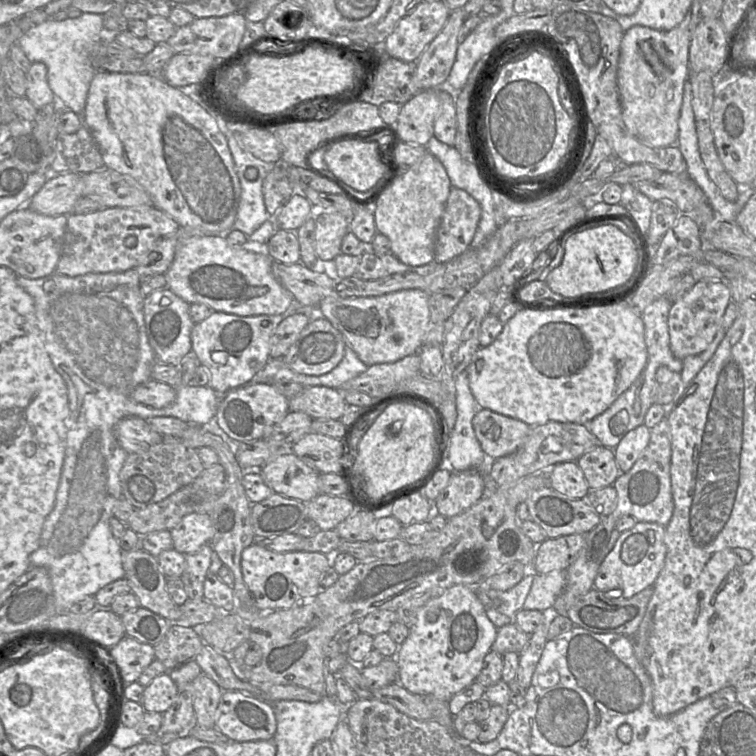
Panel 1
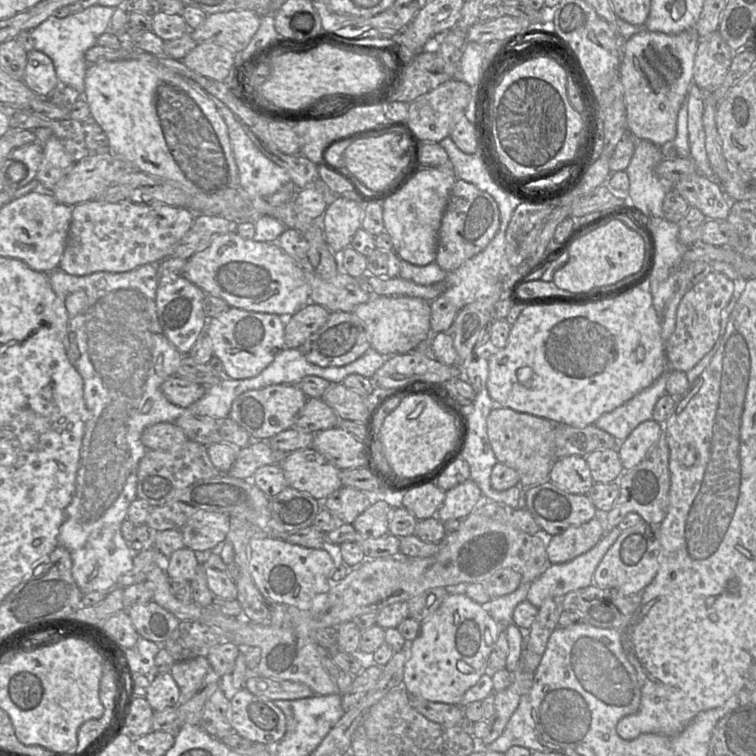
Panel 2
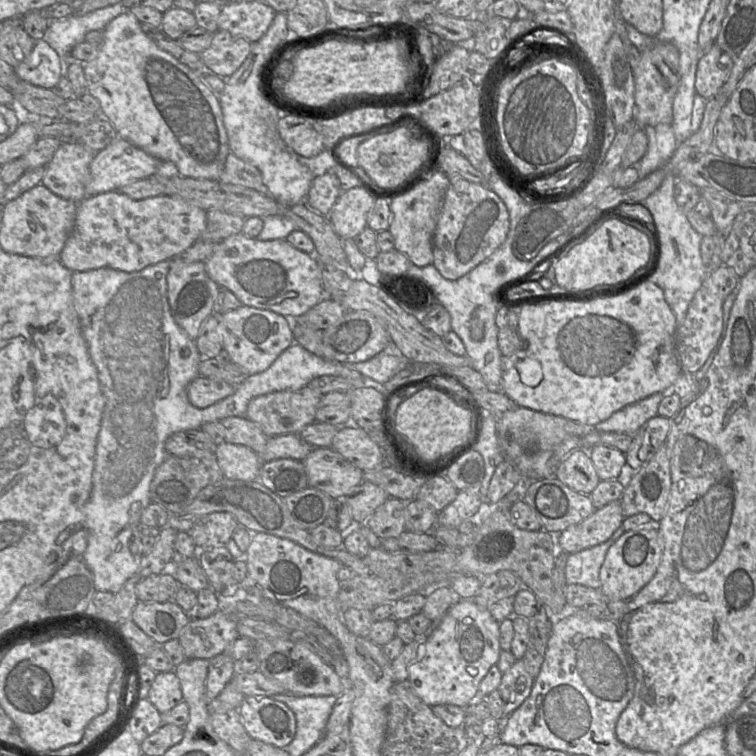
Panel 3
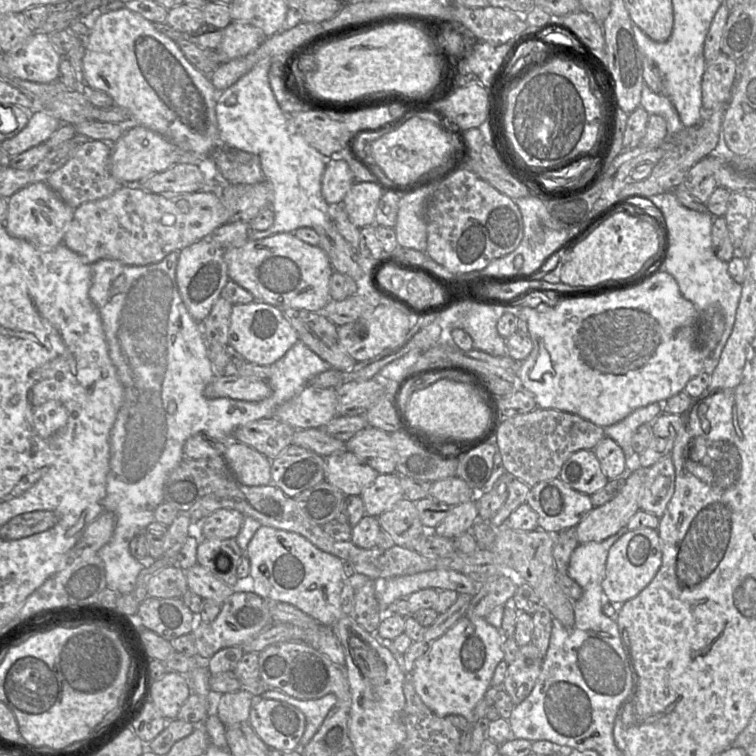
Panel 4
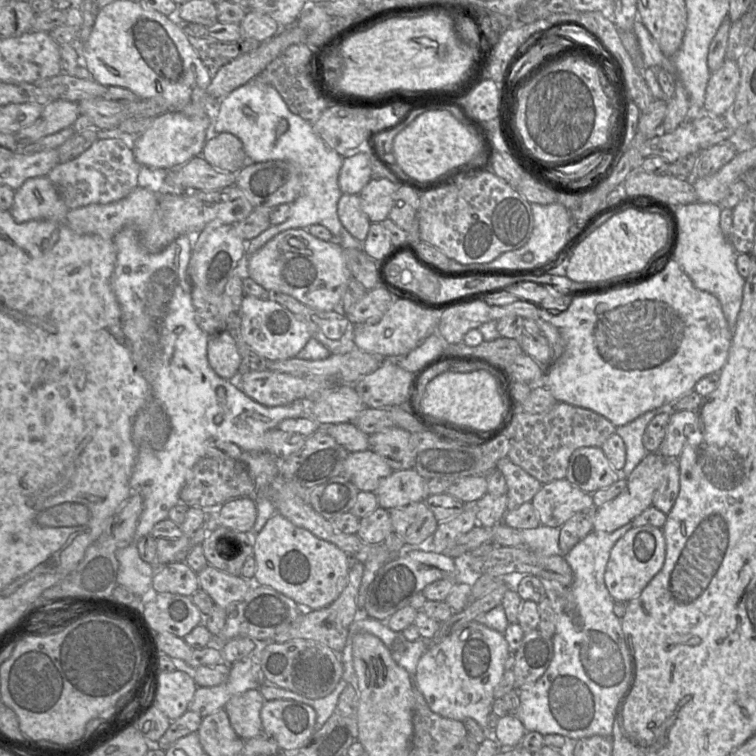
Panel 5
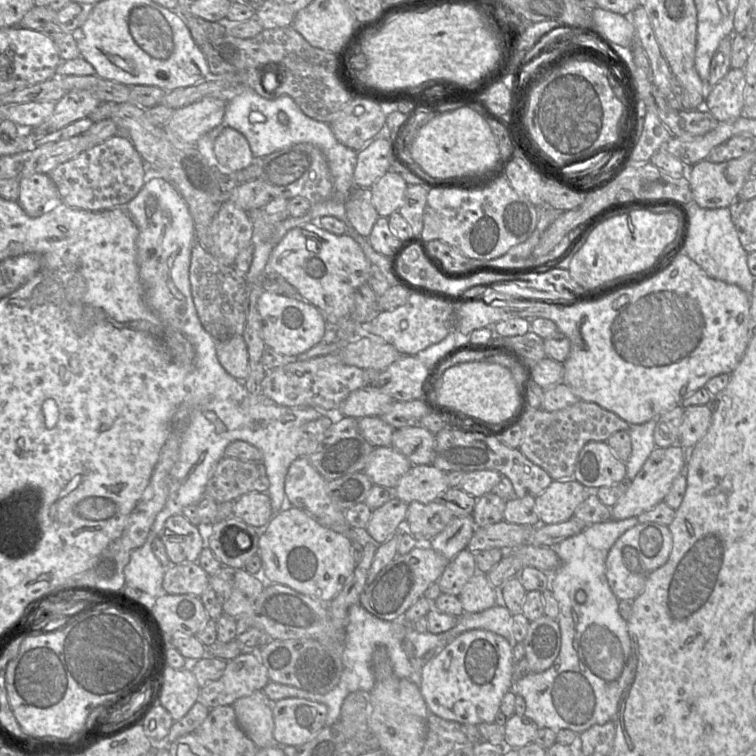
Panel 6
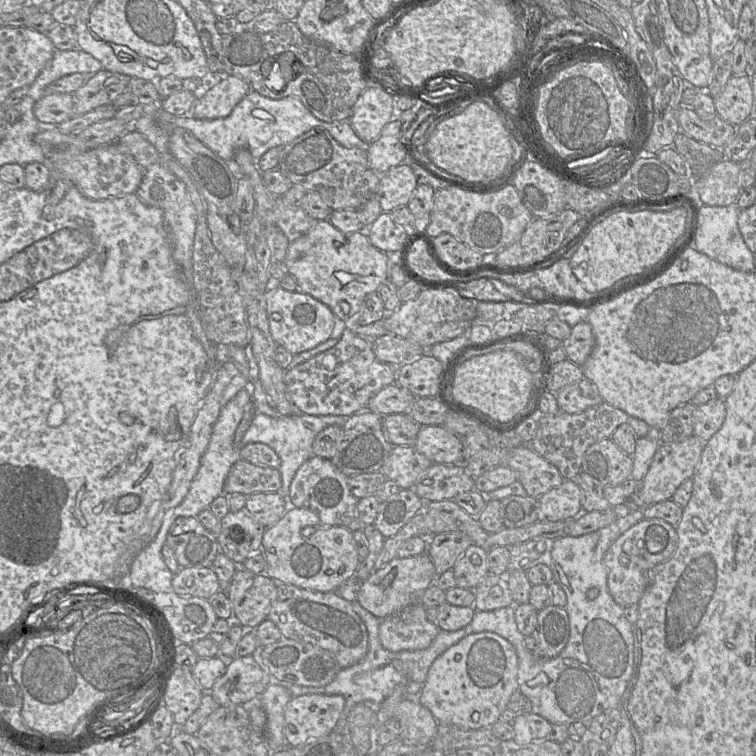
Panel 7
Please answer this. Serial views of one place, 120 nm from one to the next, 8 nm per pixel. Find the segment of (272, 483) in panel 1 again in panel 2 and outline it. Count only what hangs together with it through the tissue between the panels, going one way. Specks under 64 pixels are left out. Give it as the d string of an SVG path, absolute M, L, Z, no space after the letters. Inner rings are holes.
M313 448L298 449L285 456L279 464L289 487L325 500L343 484L341 470Z

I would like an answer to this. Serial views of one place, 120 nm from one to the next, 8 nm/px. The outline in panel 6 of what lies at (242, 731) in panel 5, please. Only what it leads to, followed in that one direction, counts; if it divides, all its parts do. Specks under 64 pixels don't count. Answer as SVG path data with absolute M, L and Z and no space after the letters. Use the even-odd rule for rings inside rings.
M257 690L232 704L239 727L258 749L278 745L273 736L272 703L262 690Z

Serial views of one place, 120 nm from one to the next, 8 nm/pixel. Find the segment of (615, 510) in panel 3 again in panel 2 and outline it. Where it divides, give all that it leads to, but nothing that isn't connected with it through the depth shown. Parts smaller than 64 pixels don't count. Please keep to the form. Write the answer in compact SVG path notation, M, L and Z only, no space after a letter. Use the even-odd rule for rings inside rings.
M599 514L577 527L546 538L546 552L550 564L568 562L589 551L605 535Z

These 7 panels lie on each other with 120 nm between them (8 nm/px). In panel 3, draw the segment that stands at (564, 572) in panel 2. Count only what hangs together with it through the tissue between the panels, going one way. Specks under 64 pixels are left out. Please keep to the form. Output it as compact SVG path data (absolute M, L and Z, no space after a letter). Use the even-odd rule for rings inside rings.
M621 525L605 542L568 555L565 567L567 584L581 584L601 588L600 569L608 549L625 532Z

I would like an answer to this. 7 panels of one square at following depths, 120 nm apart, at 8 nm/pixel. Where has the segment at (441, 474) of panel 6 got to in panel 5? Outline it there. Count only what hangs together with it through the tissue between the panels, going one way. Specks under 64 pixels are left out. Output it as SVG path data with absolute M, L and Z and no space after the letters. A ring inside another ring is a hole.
M414 469L393 471L380 481L374 493L378 507L387 510L425 501L430 496L427 480Z

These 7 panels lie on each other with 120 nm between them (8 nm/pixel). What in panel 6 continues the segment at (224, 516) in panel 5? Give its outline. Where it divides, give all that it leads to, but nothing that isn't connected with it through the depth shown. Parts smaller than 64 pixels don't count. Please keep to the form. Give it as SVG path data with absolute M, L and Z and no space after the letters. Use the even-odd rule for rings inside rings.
M248 492L233 502L233 516L248 525L260 527L268 524L273 517L271 500L267 492Z

